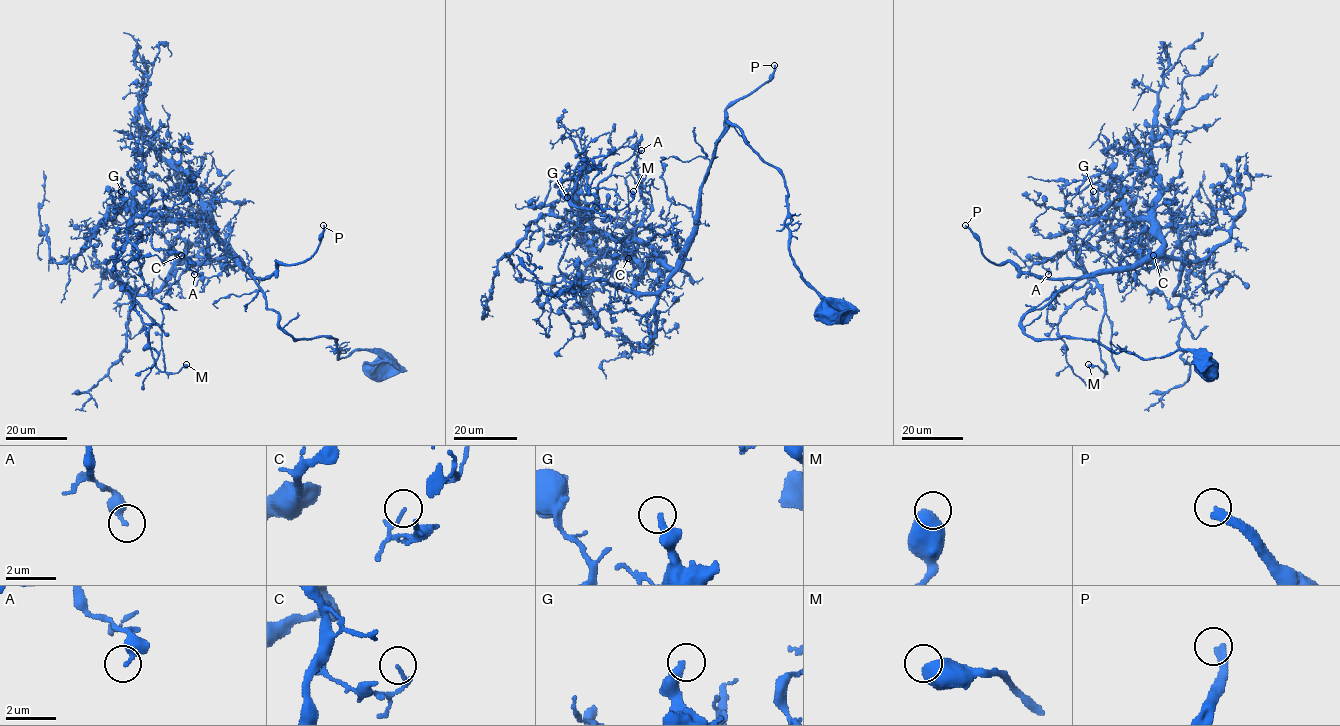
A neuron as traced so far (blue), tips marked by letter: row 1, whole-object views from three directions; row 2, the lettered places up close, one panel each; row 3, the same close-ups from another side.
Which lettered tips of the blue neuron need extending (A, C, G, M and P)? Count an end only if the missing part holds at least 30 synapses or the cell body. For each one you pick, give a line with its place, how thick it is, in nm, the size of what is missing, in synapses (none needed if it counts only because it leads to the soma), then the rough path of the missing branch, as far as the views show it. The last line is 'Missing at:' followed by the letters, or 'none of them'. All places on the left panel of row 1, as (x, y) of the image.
P: place (323, 225); calibre 320 nm; 550 synapses
Missing at: P

